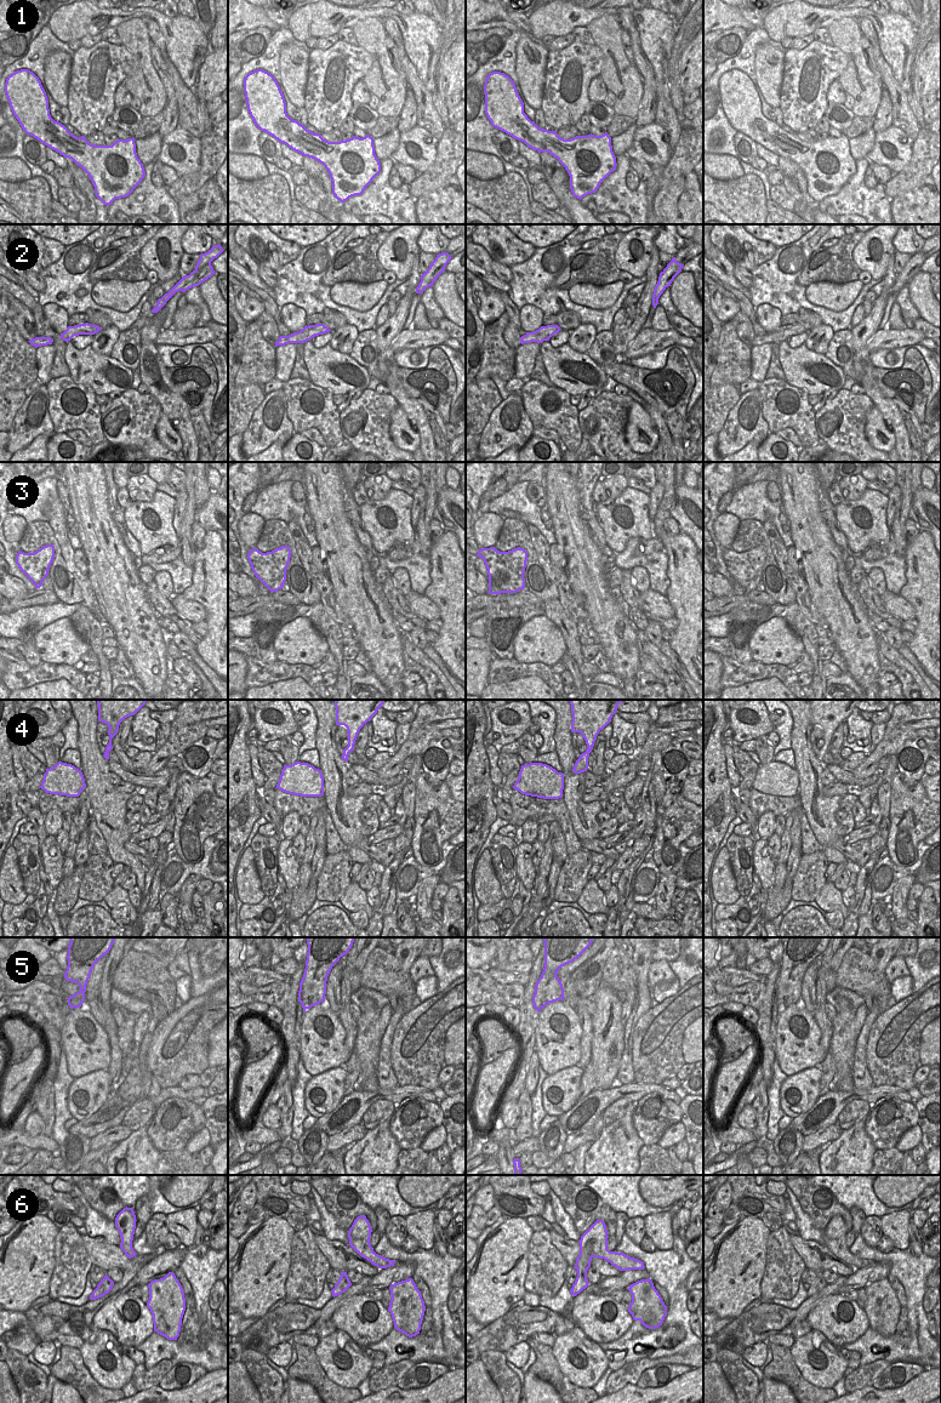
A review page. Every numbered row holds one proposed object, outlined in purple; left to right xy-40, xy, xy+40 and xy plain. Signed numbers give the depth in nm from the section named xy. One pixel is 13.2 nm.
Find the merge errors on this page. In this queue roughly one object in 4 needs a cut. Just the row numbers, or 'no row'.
2.

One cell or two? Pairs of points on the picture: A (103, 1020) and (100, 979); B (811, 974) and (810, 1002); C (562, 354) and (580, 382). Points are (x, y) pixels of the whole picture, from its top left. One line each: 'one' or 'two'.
A: one
B: one
C: one

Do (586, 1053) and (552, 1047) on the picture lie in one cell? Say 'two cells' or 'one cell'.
two cells

